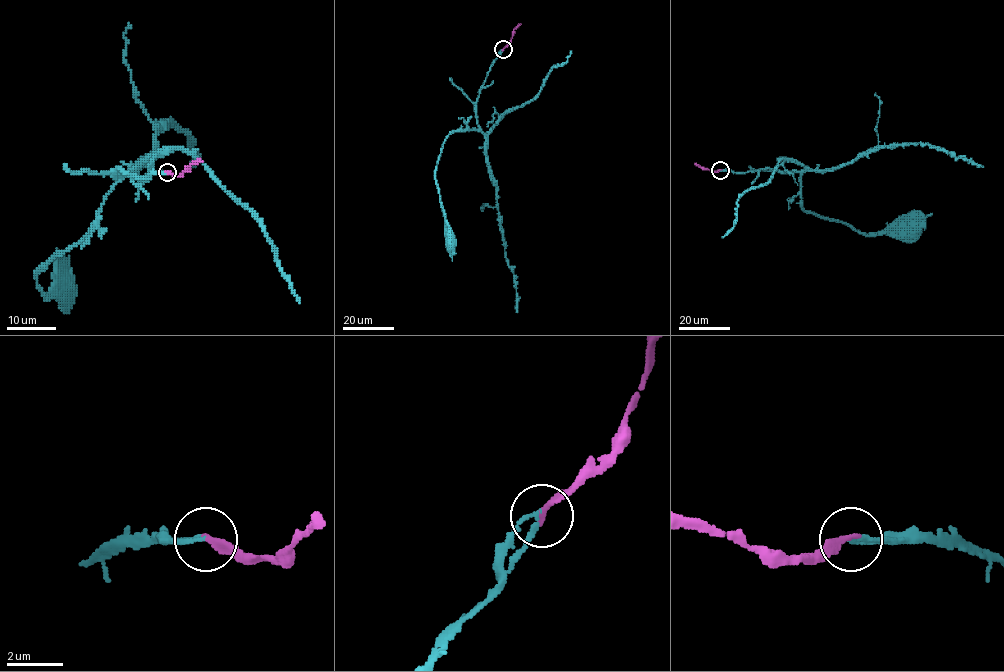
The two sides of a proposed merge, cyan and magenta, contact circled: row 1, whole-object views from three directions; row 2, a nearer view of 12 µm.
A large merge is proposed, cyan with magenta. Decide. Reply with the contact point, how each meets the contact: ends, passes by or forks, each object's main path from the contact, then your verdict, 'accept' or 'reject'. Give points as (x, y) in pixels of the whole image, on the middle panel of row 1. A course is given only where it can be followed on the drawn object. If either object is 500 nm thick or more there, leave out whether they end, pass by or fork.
place (503, 49); cyan ends; magenta ends; course cyan (503, 49), (480, 91), (476, 120), (485, 138), (487, 166), (496, 189), (505, 259), (516, 285), (516, 312); course magenta (503, 49), (521, 23); accept

